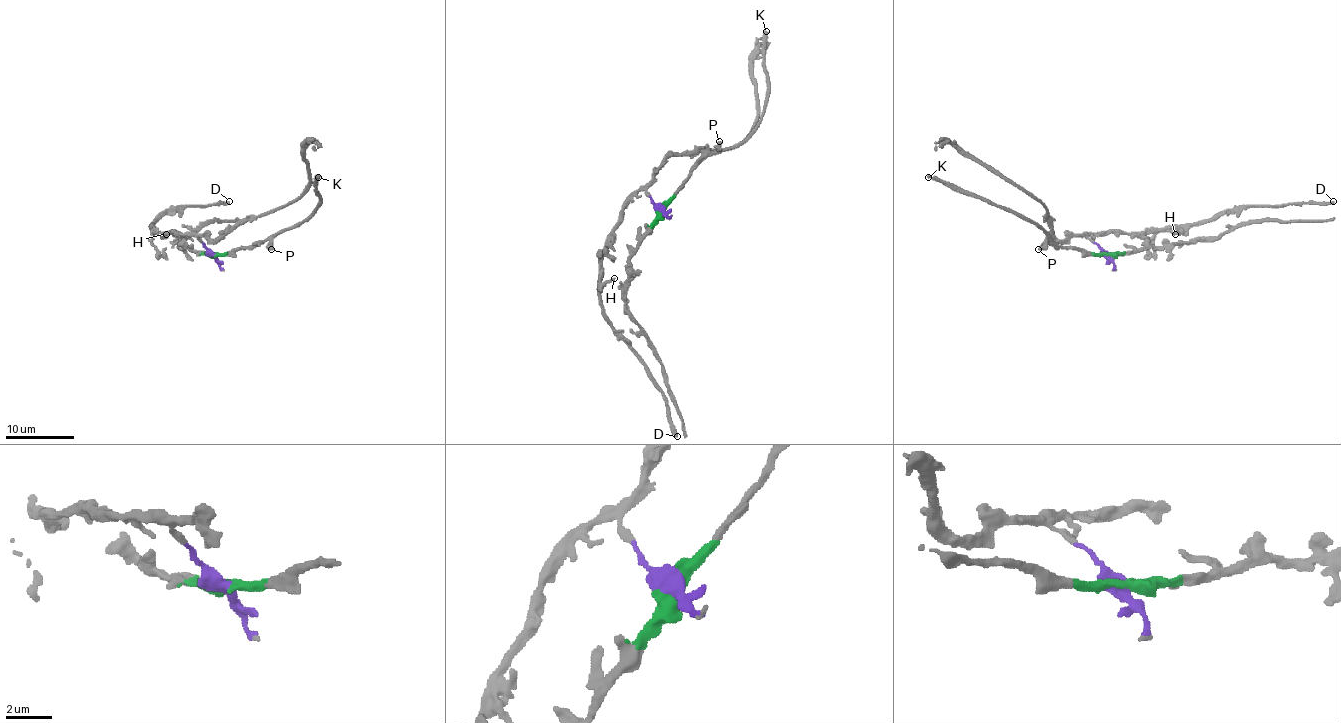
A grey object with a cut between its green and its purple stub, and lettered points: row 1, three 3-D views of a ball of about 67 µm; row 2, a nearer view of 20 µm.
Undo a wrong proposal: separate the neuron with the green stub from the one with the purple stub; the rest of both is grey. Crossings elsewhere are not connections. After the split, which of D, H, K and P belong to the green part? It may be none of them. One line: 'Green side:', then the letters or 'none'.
Green side: K, P

